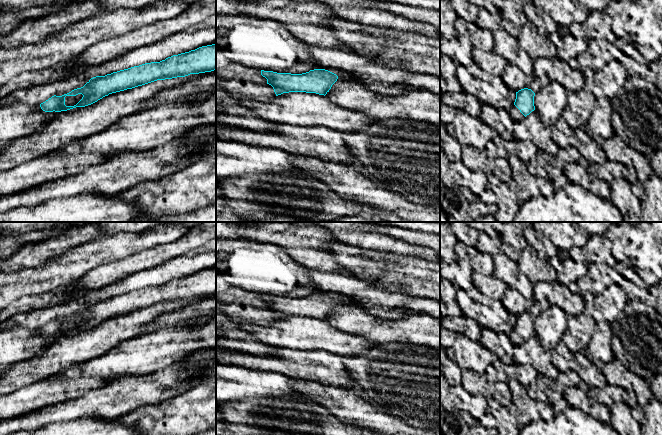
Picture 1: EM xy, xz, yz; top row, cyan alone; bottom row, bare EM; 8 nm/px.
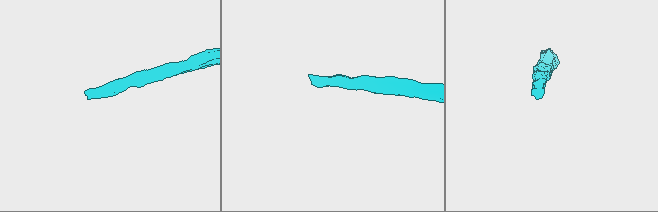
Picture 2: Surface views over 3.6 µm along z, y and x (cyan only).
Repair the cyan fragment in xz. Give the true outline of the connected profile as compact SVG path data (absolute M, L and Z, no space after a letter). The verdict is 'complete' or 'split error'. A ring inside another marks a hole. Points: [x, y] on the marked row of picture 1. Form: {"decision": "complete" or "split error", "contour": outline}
{"decision": "complete", "contour": "M314 69L302 74L277 73L261 70L267 84L274 89L276 96L289 92L306 92L326 95L338 76L325 69Z"}

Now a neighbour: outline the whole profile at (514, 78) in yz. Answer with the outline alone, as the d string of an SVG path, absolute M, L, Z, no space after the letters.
M508 62L501 78L504 84L514 92L528 88L536 93L546 87L550 82L546 76L528 76L518 66Z

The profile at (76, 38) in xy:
M163 0L143 8L118 8L112 11L102 11L96 16L69 25L59 34L53 35L42 42L11 49L4 49L0 46L0 87L6 85L13 77L21 73L41 71L71 60L103 40L121 36L156 21L175 17L183 12L189 4L190 2L184 0Z

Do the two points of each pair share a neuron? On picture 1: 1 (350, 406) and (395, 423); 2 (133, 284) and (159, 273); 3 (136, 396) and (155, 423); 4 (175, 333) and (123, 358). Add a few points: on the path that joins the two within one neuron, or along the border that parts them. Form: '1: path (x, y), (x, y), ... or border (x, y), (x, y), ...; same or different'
1: path (361, 410), (384, 422); same
2: path (139, 280), (153, 277); same
3: border (157, 404), (139, 406), (121, 415); different
4: path (176, 349), (169, 354), (158, 357), (140, 358); same

